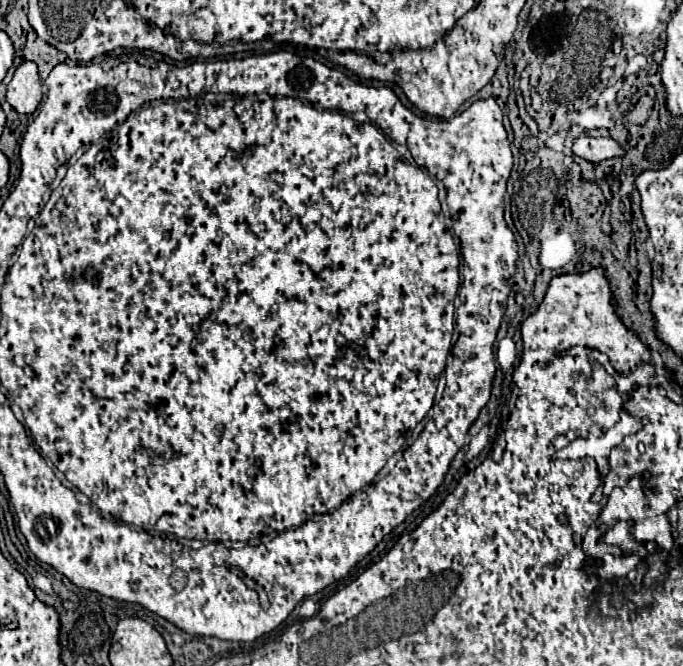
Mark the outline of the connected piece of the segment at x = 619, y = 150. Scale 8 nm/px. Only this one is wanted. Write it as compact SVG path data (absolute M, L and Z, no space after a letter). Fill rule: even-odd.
M579 135L573 141L573 153L591 161L591 163L599 163L609 157L623 157L625 149L619 143L615 143L611 137Z

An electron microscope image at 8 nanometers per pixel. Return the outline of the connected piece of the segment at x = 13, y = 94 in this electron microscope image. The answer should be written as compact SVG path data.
M23 61L15 73L11 83L7 85L7 101L17 113L31 115L41 103L41 79L37 73L37 65L33 61Z

